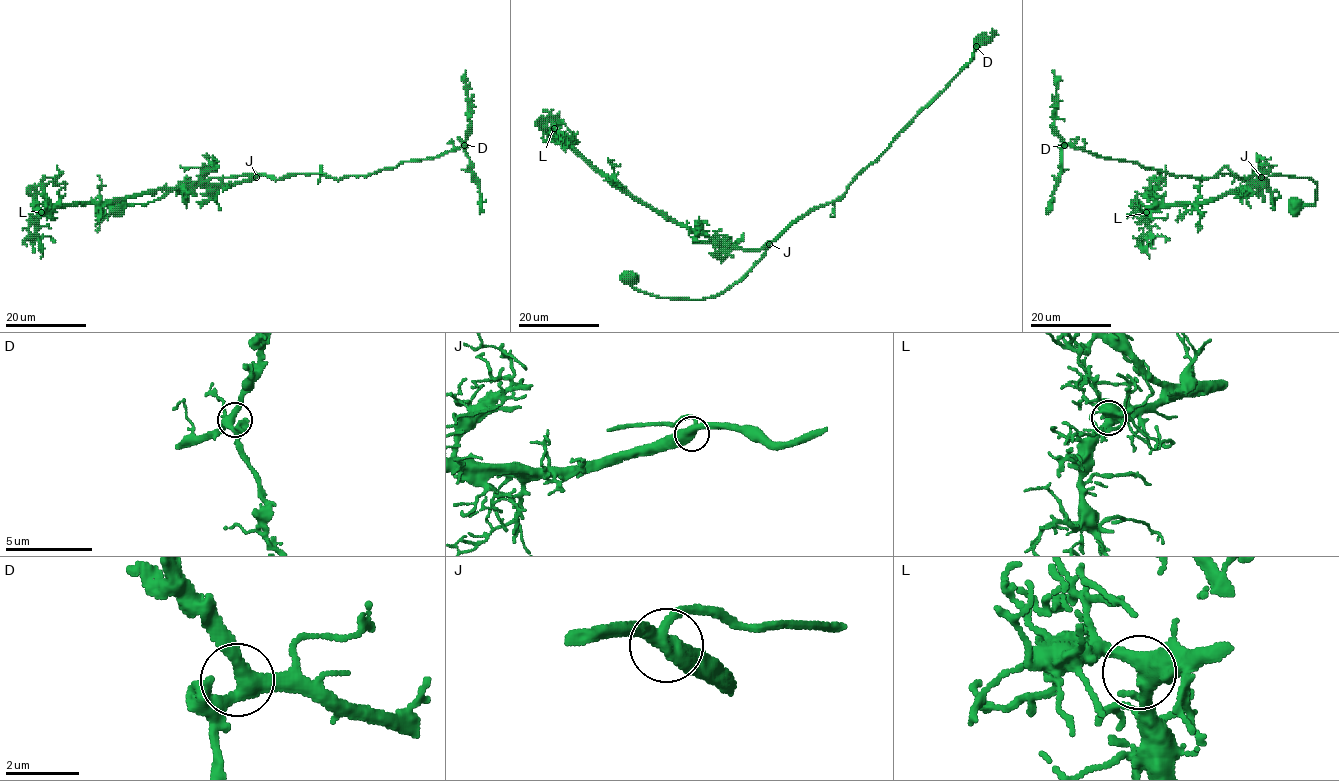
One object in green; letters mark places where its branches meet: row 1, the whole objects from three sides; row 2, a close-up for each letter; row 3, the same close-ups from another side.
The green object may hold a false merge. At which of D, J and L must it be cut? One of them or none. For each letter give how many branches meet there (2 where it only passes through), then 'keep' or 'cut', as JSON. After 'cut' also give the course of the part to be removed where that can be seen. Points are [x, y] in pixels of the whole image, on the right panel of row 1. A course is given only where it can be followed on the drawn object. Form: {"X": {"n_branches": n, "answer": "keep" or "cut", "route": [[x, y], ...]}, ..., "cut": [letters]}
{"D": {"n_branches": 3, "answer": "keep"}, "J": {"n_branches": 3, "answer": "keep"}, "L": {"n_branches": 3, "answer": "keep"}, "cut": []}

